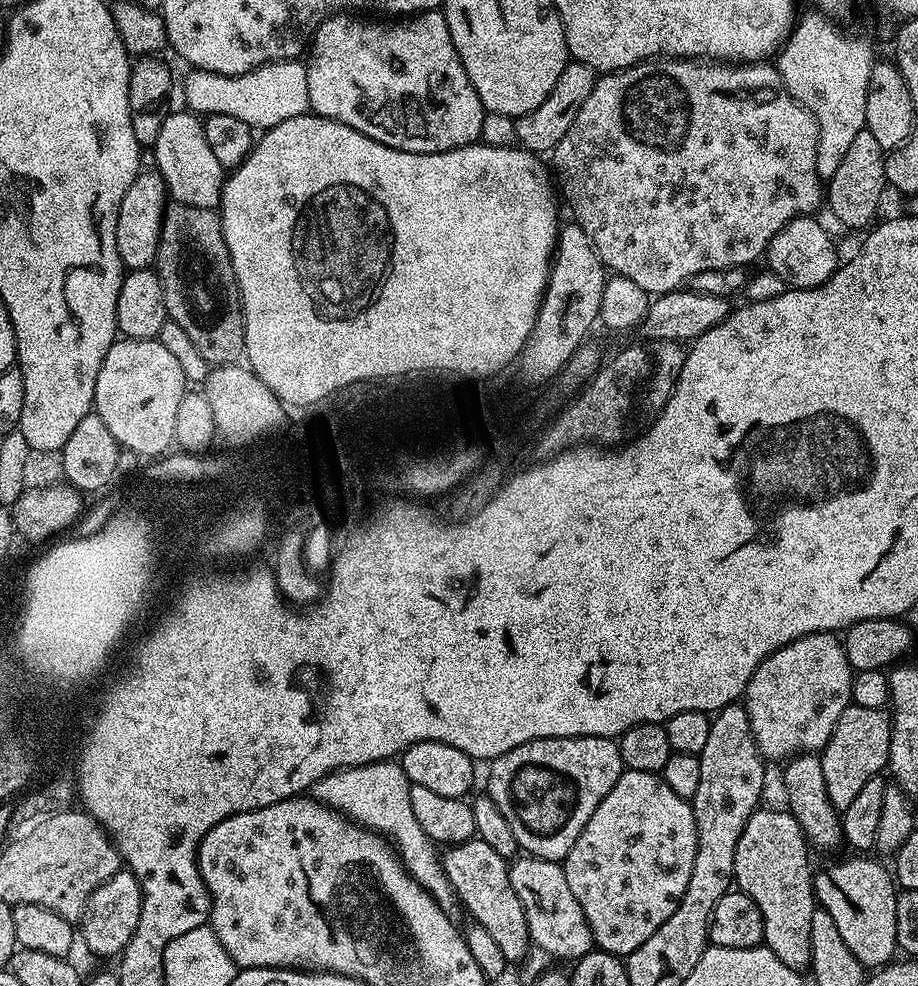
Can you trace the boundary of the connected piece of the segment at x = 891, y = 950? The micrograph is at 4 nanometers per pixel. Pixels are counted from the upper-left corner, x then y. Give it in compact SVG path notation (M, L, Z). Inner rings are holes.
M848 854L845 860L836 860L814 876L814 891L819 907L824 908L834 918L842 942L858 958L865 969L876 970L889 963L892 955L897 955L896 897L898 885L889 869L876 860L868 860L864 854Z

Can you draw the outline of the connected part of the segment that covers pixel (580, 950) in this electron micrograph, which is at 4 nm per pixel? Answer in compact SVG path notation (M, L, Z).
M524 854L511 861L508 873L510 886L514 886L518 902L522 902L528 938L533 945L546 950L546 954L557 961L575 962L593 951L592 927L586 914L582 914L582 906L578 906L578 898L574 898L563 867L557 861Z

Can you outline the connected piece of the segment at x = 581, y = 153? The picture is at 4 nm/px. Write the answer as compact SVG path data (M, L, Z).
M653 58L653 59L651 59L651 60L646 60L646 61L643 61L643 62L641 62L641 63L638 63L638 64L636 64L636 65L635 65L635 66L634 66L634 67L632 67L632 68L621 68L621 69L620 69L620 71L618 71L618 72L610 72L610 73L607 73L607 74L604 74L604 75L601 75L601 76L600 76L600 77L599 77L599 79L597 79L597 81L596 81L596 85L595 85L595 86L594 86L594 90L590 90L590 94L589 94L589 95L588 95L588 96L587 96L587 97L586 97L586 102L582 102L582 110L578 110L578 118L574 118L574 123L573 123L573 124L571 124L571 125L570 125L570 130L566 130L566 138L562 138L562 142L558 142L558 146L557 146L557 147L556 147L556 148L554 148L554 149L552 149L552 151L551 151L551 153L550 153L550 159L552 159L552 164L553 164L553 165L552 165L552 164L551 164L551 167L552 167L552 168L553 168L553 169L554 169L554 172L555 172L555 168L554 168L554 167L556 167L556 172L557 172L557 174L558 174L558 175L560 175L560 184L559 184L559 180L558 180L558 188L559 188L559 191L560 191L560 192L561 192L561 193L562 193L562 196L563 196L563 192L562 192L562 191L564 191L564 196L565 196L565 198L566 198L566 199L568 199L568 204L569 204L569 206L570 206L570 207L572 207L572 216L571 216L571 219L572 219L572 220L573 220L573 221L574 221L574 223L576 223L576 225L577 225L577 226L578 226L578 227L580 227L580 228L581 228L581 229L582 229L582 230L586 230L586 238L590 238L590 242L591 242L591 243L592 243L592 245L593 245L593 246L594 246L594 250L595 250L595 251L596 251L596 253L597 253L597 254L599 254L599 255L600 255L600 260L601 260L601 261L602 261L602 262L603 262L603 263L604 263L604 266L605 266L605 269L608 269L608 270L611 270L611 271L612 271L612 272L613 272L613 273L615 273L615 275L618 275L618 276L625 276L625 277L626 277L626 278L630 278L630 282L634 282L634 286L642 286L642 290L643 290L643 291L644 291L644 292L646 292L646 293L649 293L649 294L659 294L659 293L662 293L662 292L674 292L674 291L677 291L677 290L680 290L680 289L683 289L683 288L684 288L684 287L685 287L685 285L687 285L687 284L688 284L688 283L689 283L689 281L691 281L691 279L692 279L692 277L694 277L694 276L697 276L697 275L698 275L698 274L702 274L702 270L722 270L722 269L723 269L723 268L729 268L729 267L730 267L730 266L738 266L738 267L739 267L739 268L743 268L743 267L745 267L745 266L752 266L752 263L754 263L754 262L755 262L755 260L756 260L756 259L758 259L758 258L759 258L759 256L760 256L760 259L761 259L761 257L763 257L763 256L764 256L764 255L765 255L765 253L767 253L767 250L768 250L768 244L769 244L769 243L770 243L770 241L771 241L771 240L772 240L772 239L773 239L773 238L774 238L774 234L778 234L778 230L782 230L782 226L786 226L786 225L787 225L787 224L788 224L788 223L789 223L789 222L790 222L790 221L792 221L792 220L793 220L793 219L794 219L794 217L795 217L795 216L807 216L807 215L809 215L809 214L812 214L812 213L815 213L815 212L816 212L816 211L817 211L817 210L816 210L816 209L815 209L815 208L816 208L816 207L818 207L818 206L819 206L819 204L820 204L820 207L821 207L821 204L822 204L822 181L821 181L821 179L820 179L820 175L819 175L819 174L817 174L817 173L816 173L816 155L817 155L817 154L818 154L818 138L819 138L819 137L820 137L820 128L819 128L819 127L818 127L818 125L816 125L816 119L814 119L814 118L813 118L813 117L812 117L812 112L811 112L811 111L810 111L810 110L809 110L809 109L808 109L808 108L805 108L805 107L804 107L804 105L803 105L803 104L801 104L801 103L800 103L800 101L798 101L798 100L796 100L796 99L794 99L794 98L793 98L793 97L792 97L792 95L790 95L790 93L788 93L788 91L787 91L787 90L786 90L786 86L785 86L785 85L784 85L784 83L783 83L783 82L782 82L782 78L781 78L781 77L780 77L780 72L779 72L779 70L777 70L777 68L775 68L775 67L774 67L774 66L773 66L773 65L772 65L772 64L771 64L771 63L768 63L768 62L757 62L757 63L754 63L754 64L741 64L741 63L739 63L739 62L705 62L705 61L704 61L704 60L703 60L703 59L700 59L700 58Z

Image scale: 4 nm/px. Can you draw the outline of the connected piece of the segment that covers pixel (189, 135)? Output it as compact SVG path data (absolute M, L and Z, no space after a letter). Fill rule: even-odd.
M169 111L167 118L162 122L162 130L154 146L155 171L159 172L169 197L175 203L219 209L220 199L224 193L226 170L218 162L214 150L210 150L210 142L206 142L203 119L191 111L183 111Z

